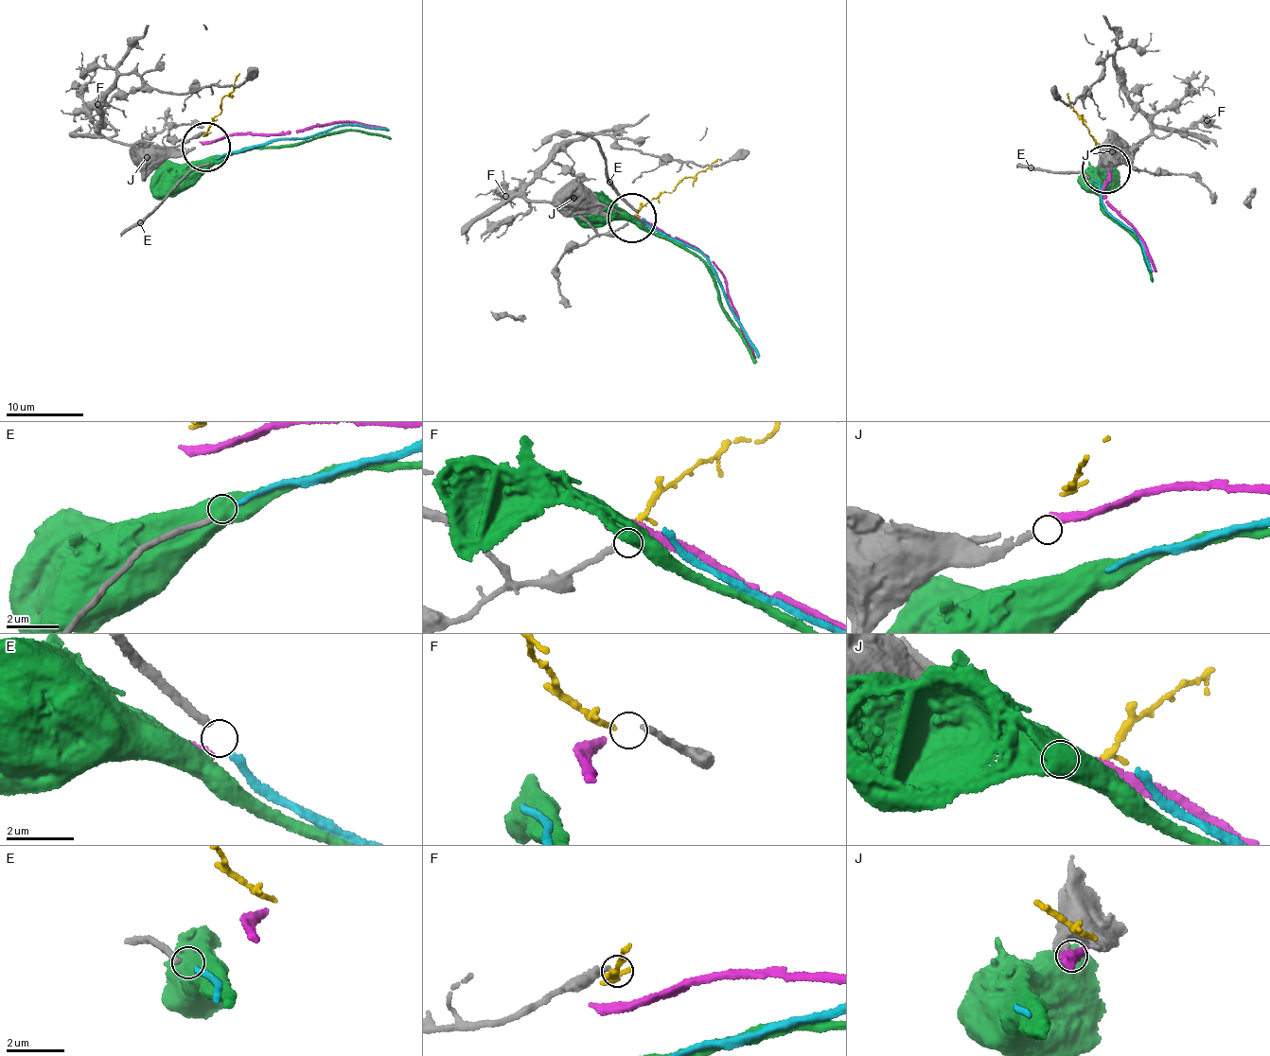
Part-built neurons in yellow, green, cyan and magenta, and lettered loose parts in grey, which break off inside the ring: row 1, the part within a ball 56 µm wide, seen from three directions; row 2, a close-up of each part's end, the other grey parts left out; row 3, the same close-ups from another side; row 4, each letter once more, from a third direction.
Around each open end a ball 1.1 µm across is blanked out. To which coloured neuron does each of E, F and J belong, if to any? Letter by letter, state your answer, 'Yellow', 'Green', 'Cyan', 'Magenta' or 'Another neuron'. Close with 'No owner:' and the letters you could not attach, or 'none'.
E: Cyan
F: Another neuron
J: Magenta
No owner: F

